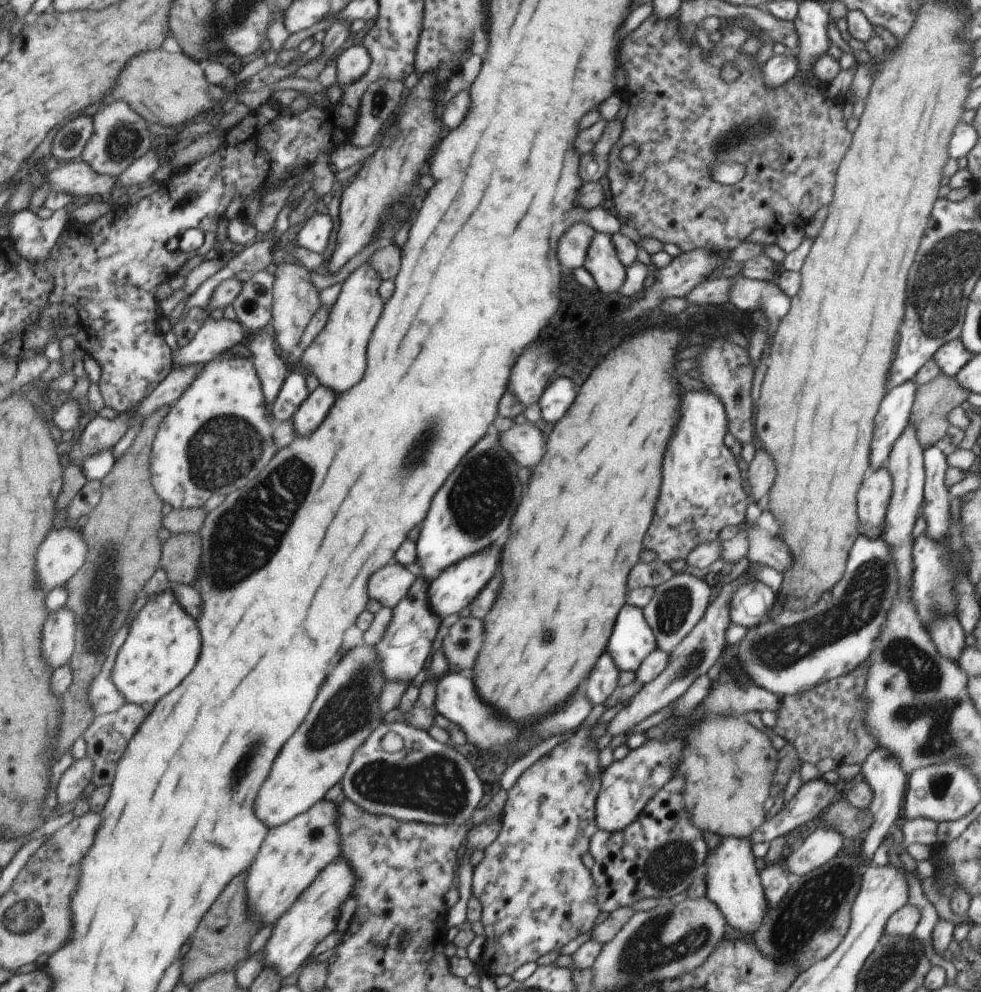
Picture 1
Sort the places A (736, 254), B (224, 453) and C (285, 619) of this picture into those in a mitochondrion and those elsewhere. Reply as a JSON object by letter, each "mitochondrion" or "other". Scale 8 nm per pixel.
{"A":"other","B":"mitochondrion","C":"other"}

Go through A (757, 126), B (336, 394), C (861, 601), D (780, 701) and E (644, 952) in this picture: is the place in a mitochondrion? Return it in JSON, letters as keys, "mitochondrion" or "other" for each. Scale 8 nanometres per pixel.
{"A":"mitochondrion","B":"other","C":"mitochondrion","D":"other","E":"mitochondrion"}

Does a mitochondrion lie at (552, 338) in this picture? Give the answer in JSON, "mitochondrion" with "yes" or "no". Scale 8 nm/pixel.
{"mitochondrion":"no"}

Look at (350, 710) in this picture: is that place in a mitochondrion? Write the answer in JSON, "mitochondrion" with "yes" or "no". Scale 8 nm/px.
{"mitochondrion":"yes"}

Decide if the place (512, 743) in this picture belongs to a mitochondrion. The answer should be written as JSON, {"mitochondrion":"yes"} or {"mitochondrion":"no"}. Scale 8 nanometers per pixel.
{"mitochondrion":"yes"}

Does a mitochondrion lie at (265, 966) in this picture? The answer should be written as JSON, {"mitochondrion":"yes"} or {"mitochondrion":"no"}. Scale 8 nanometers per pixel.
{"mitochondrion":"no"}

